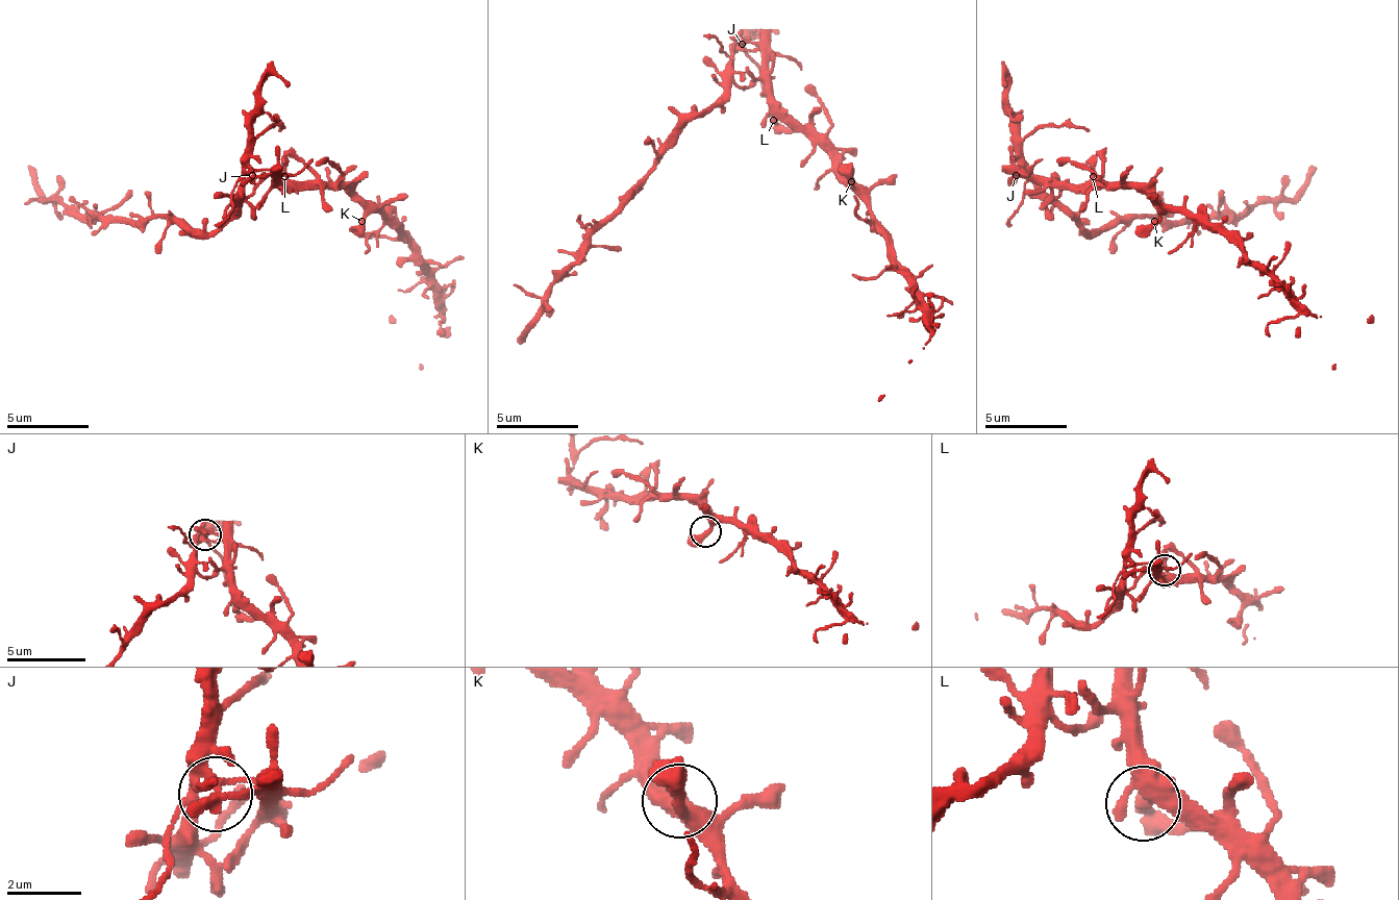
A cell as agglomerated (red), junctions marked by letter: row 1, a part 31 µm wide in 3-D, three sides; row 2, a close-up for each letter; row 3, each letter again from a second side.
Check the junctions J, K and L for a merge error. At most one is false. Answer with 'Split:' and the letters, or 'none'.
Split: none

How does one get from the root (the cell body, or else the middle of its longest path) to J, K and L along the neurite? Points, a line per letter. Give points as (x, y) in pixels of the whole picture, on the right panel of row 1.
J: (1059, 189), (1040, 189), (1023, 176), (1015, 176)
K: (1059, 189), (1138, 189), (1158, 209), (1154, 221)
L: (1059, 189), (1080, 189), (1093, 176)

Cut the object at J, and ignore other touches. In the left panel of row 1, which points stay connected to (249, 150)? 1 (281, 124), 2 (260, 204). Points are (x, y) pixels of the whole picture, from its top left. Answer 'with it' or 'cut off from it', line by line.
1: with it
2: cut off from it

